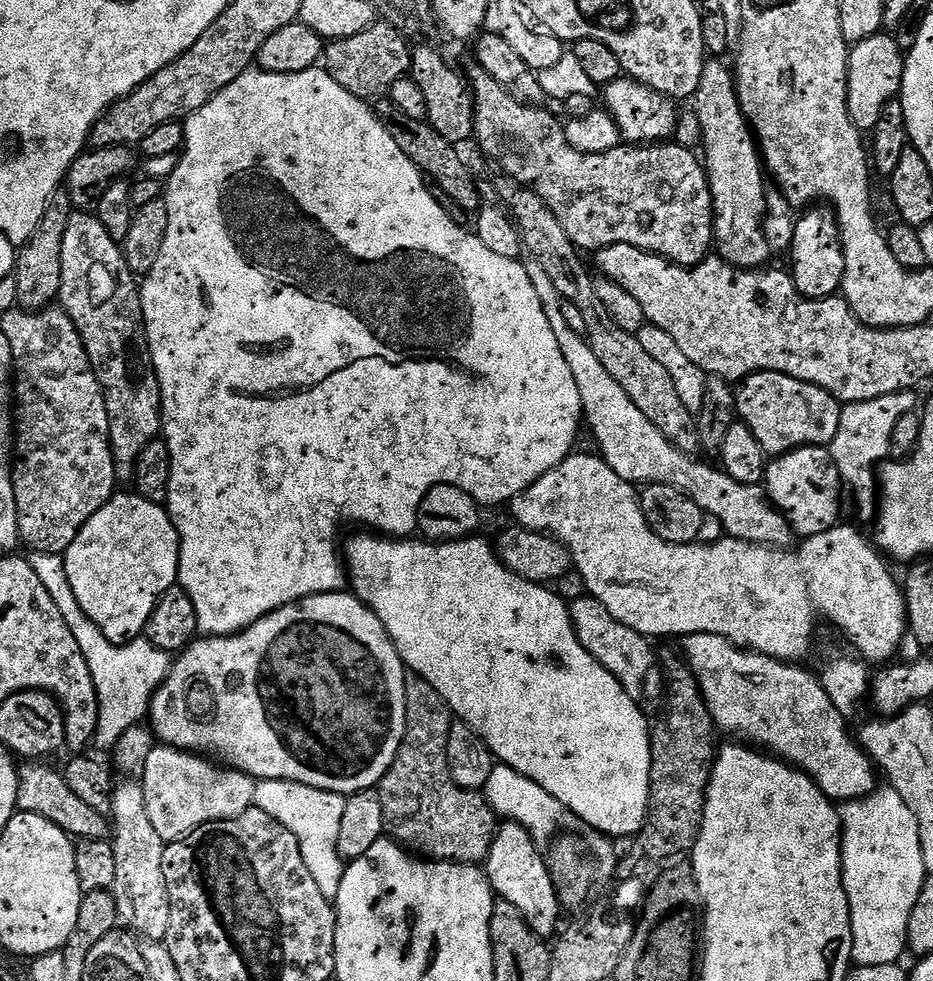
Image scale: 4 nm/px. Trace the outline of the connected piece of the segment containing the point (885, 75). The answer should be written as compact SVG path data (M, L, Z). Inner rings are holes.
M881 34L866 38L862 42L851 45L848 54L848 109L850 110L850 122L854 122L854 126L861 134L871 133L872 128L878 126L878 117L882 115L882 110L886 110L888 103L897 99L900 95L906 52L903 47L900 49L899 42L892 36L895 35Z

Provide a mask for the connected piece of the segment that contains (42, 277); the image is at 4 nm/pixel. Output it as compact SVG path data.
M57 190L42 214L42 222L38 222L38 230L34 230L32 237L19 249L16 257L15 276L18 282L17 305L21 309L39 312L41 308L47 308L57 303L62 286L62 238L66 238L66 222L70 222L73 211L72 199L68 197L67 191Z

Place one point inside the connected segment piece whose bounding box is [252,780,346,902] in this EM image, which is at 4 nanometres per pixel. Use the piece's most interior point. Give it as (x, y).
(314, 816)

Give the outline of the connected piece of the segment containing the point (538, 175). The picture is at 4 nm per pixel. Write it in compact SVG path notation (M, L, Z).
M479 66L467 69L466 76L472 89L472 105L476 119L475 143L480 143L481 150L504 171L501 173L507 179L517 180L525 188L532 188L538 194L538 198L542 198L542 202L546 202L546 206L550 206L550 210L554 210L554 218L558 218L558 222L562 222L562 230L566 230L566 234L570 234L570 242L574 242L577 248L599 250L615 244L629 244L638 246L647 252L653 252L655 256L664 256L673 264L681 264L683 268L693 268L694 265L708 259L714 248L714 201L708 189L708 173L704 171L701 157L693 149L685 148L683 144L675 142L657 142L647 146L621 146L614 150L606 150L602 154L584 154L574 150L574 146L570 146L564 133L564 124L561 121L556 121L544 109L544 106L521 104L518 98L514 98L486 70Z

